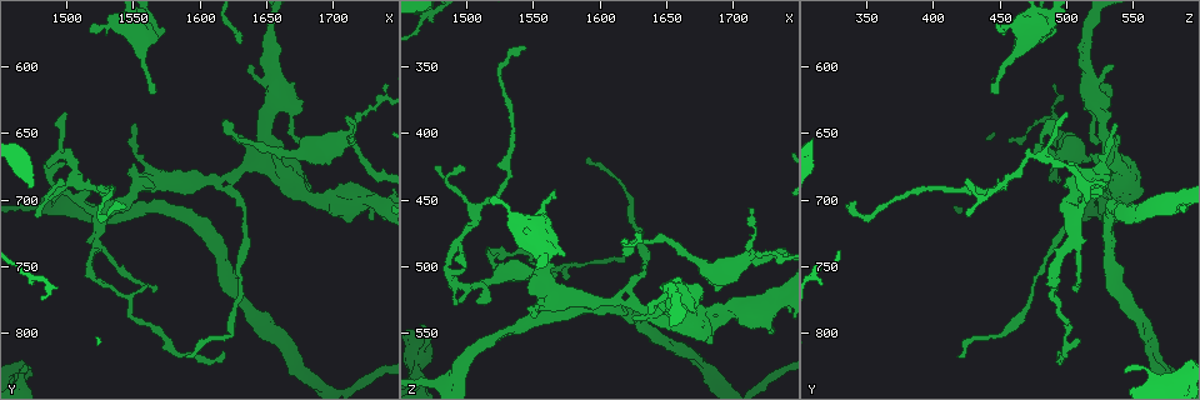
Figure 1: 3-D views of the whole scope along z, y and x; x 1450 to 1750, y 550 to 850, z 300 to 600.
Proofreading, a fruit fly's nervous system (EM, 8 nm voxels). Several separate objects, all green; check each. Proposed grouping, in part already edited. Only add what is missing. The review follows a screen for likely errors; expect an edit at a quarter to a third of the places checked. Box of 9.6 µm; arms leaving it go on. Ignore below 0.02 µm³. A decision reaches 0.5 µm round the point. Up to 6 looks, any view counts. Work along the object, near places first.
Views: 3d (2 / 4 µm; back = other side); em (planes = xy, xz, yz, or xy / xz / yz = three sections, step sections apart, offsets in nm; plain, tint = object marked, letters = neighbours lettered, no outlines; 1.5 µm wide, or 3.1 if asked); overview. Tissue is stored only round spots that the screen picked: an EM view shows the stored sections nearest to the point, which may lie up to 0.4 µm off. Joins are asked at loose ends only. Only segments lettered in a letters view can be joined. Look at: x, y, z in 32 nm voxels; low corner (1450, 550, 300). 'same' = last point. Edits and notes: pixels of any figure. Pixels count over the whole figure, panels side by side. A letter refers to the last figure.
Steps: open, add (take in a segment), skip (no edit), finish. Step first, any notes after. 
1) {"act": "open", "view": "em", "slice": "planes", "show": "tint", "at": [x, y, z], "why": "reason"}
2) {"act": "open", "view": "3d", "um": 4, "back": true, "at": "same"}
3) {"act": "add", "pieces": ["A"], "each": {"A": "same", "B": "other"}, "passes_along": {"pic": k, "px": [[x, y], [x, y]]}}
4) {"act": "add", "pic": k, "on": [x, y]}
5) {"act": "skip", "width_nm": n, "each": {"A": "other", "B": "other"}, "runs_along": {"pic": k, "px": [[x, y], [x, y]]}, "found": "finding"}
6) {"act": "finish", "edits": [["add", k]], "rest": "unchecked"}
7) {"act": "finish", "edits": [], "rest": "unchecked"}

{"act": "open", "view": "em", "slice": "planes", "show": "tint", "at": [1566, 618, 444]}

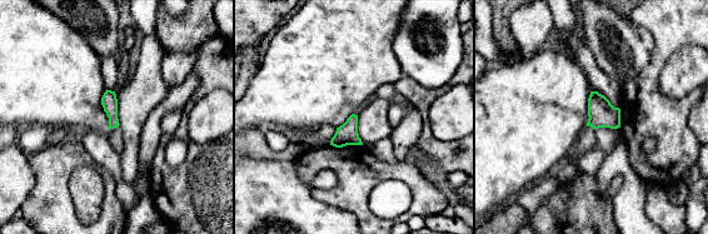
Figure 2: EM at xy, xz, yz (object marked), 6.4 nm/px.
{"act": "open", "view": "em", "slice": "planes", "show": "letters", "at": "same"}

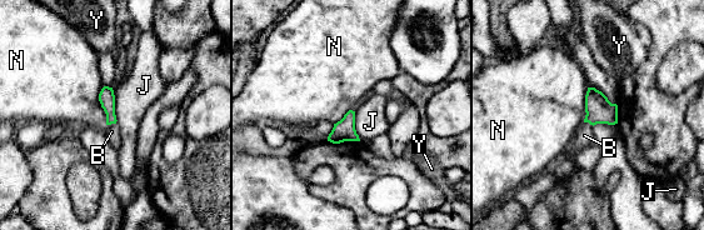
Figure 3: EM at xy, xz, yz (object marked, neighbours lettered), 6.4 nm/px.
{"act": "add", "pieces": ["B"], "each": {"B": "same", "J": "other", "N": "other", "Y": "other"}, "passes_along": {"pic": 3, "px": [[599, 110], [589, 123], [584, 135]]}, "found": "the cell continues"}

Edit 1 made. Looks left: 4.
{"act": "open", "view": "overview"}

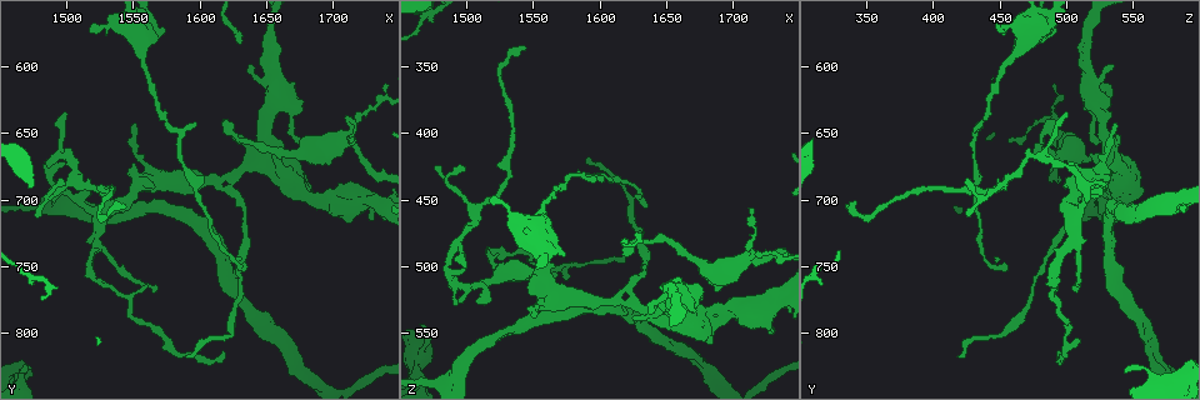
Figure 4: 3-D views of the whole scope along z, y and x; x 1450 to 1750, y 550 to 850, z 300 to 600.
{"act": "open", "view": "em", "slice": "planes", "show": "letters", "at": [1712, 658, 458], "why": "tapers out"}

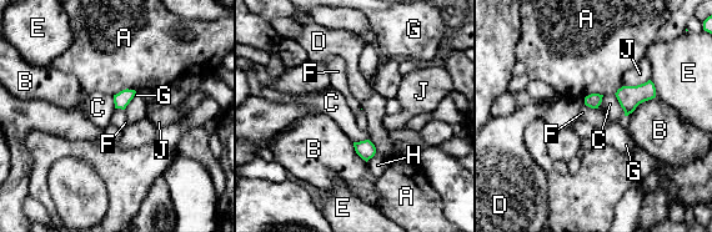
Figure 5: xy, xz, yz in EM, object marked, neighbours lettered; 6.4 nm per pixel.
{"act": "skip", "each": {"A": "other", "B": "other", "C": "other", "D": "other", "E": "other", "F": "other", "G": "other", "H": "other", "J": "other"}, "border": {"pic": 5, "px": [[585, 104], [597, 109]]}, "found": "none of them fits"}

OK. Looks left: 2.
{"act": "open", "view": "em", "slice": "planes", "show": "letters", "at": [1552, 642, 538], "why": "tapers out"}

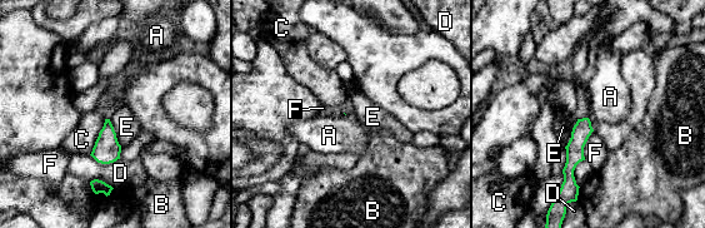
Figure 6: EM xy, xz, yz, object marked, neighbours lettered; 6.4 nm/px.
{"act": "skip", "longest_contact_nm": ["C", 260], "each": {"A": "other", "B": "other", "C": "other", "D": "other", "E": "other", "F": "other"}, "runs_along": {"pic": 6, "px": [[585, 120], [569, 168], [573, 189]]}, "found": "no lettered segment goes on from it"}

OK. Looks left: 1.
{"act": "finish", "edits": [["add", 3]], "rest": "unchecked"}

